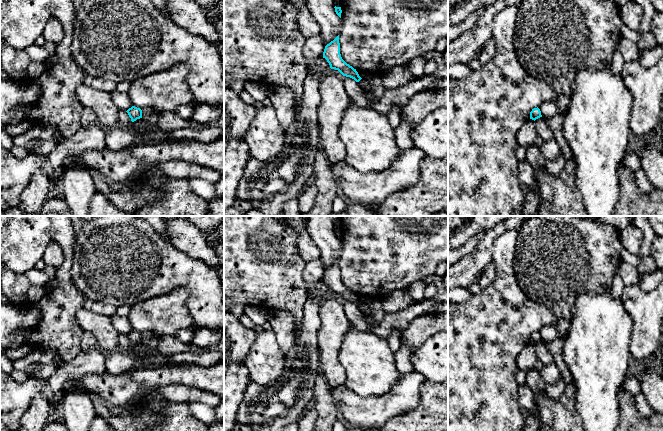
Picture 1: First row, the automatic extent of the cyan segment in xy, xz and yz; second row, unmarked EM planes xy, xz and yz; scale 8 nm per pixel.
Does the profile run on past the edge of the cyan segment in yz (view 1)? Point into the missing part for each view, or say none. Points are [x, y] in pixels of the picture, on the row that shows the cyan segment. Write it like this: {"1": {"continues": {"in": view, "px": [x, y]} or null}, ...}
{"1": {"continues": null}}

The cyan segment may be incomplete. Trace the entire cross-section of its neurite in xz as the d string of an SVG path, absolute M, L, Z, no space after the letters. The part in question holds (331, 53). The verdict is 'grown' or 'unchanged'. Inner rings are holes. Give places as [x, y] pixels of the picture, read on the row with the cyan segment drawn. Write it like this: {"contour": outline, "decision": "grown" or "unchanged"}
{"contour": "M339 35L325 46L323 58L327 60L331 69L338 70L343 76L350 77L356 82L362 79L356 69L342 59L340 54Z", "decision": "unchanged"}

